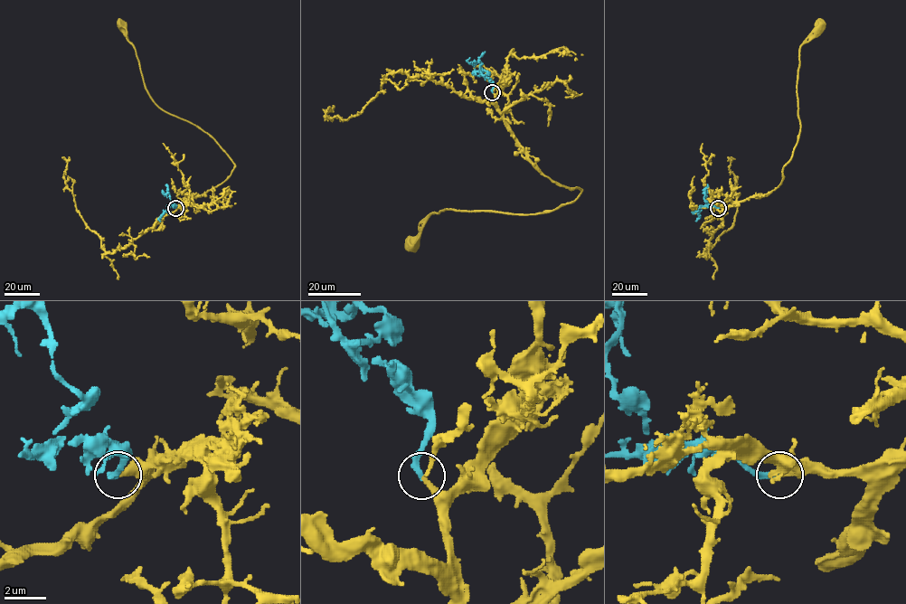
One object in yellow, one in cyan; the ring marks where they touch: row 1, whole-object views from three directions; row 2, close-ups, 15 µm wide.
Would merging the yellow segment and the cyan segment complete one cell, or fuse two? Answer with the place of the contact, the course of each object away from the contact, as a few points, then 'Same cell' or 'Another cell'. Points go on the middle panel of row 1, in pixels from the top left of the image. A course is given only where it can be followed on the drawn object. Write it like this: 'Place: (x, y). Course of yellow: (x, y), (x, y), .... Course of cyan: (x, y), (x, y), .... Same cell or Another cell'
Place: (492, 92). Course of yellow: (492, 92), (526, 156), (580, 193), (533, 214), (432, 212), (410, 243). Course of cyan: (492, 92), (493, 83), (479, 70), (481, 62), (469, 63), (469, 58). Same cell

